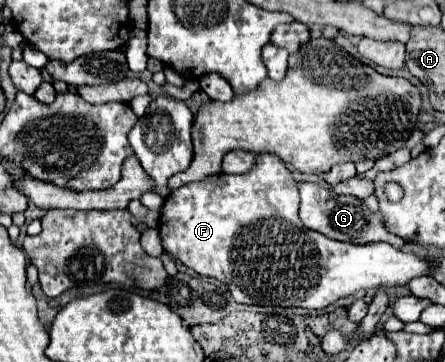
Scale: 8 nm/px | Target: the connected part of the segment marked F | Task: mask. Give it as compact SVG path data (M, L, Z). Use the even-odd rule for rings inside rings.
M261 153L255 165L243 175L219 173L171 191L161 209L159 235L165 253L199 275L219 279L229 287L233 299L245 305L323 309L355 291L377 289L381 285L407 285L411 279L429 273L429 265L423 259L413 253L403 253L389 243L353 245L311 231L301 223L297 209L299 189L291 171L277 155Z

